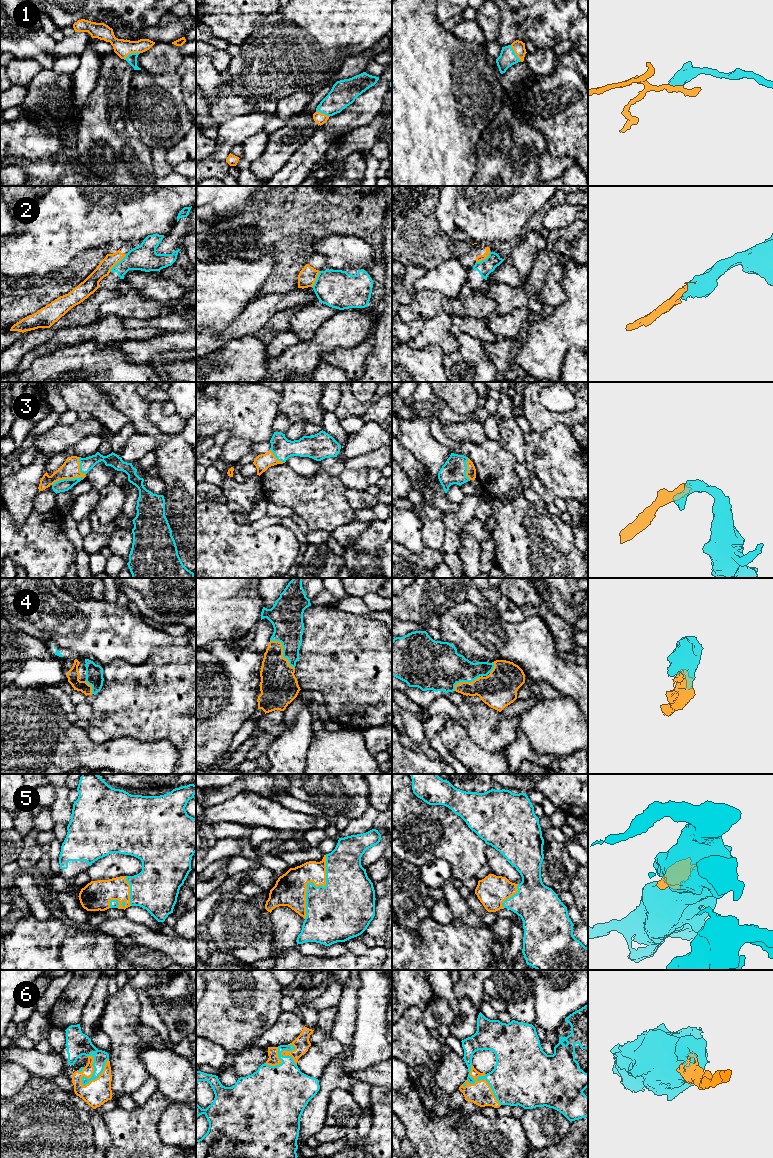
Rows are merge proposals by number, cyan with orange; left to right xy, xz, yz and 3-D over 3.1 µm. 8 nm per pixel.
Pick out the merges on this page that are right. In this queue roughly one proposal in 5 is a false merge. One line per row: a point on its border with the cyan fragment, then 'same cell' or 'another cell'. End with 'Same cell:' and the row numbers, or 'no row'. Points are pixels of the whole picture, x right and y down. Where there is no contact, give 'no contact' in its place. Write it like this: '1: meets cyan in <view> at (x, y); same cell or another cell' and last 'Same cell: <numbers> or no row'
1: meets cyan in xy at (131, 53); same cell
2: meets cyan in xy at (117, 263); another cell
3: meets cyan in xy at (67, 479); same cell
4: meets cyan in xz at (283, 651); same cell
5: meets cyan in xz at (313, 884); same cell
6: meets cyan in xy at (99, 1074); same cell
Same cell: 1, 3, 4, 5, 6

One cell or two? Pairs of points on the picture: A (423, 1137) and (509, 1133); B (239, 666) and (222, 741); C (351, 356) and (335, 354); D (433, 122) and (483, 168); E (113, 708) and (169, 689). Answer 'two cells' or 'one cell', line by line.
A: one cell
B: one cell
C: one cell
D: two cells
E: one cell

